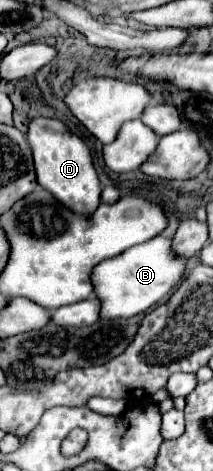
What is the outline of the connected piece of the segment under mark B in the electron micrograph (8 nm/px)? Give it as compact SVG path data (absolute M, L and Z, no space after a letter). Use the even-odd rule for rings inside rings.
M164 236L146 240L122 252L120 256L100 262L90 276L94 298L100 300L100 320L130 318L148 312L148 308L162 300L172 290L172 286L182 280L184 264L186 260L180 260L172 254L170 240Z

